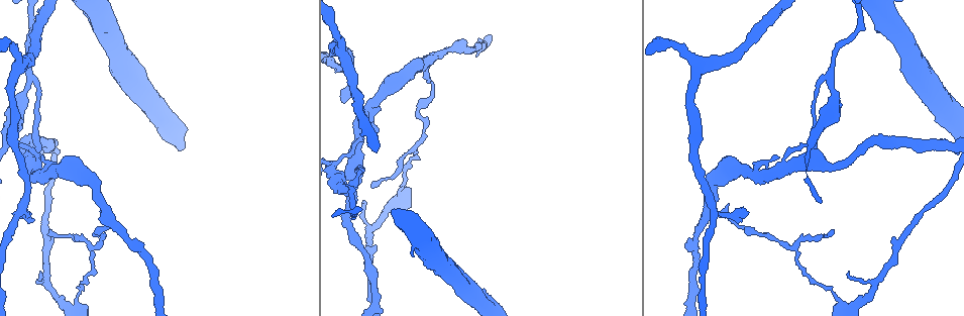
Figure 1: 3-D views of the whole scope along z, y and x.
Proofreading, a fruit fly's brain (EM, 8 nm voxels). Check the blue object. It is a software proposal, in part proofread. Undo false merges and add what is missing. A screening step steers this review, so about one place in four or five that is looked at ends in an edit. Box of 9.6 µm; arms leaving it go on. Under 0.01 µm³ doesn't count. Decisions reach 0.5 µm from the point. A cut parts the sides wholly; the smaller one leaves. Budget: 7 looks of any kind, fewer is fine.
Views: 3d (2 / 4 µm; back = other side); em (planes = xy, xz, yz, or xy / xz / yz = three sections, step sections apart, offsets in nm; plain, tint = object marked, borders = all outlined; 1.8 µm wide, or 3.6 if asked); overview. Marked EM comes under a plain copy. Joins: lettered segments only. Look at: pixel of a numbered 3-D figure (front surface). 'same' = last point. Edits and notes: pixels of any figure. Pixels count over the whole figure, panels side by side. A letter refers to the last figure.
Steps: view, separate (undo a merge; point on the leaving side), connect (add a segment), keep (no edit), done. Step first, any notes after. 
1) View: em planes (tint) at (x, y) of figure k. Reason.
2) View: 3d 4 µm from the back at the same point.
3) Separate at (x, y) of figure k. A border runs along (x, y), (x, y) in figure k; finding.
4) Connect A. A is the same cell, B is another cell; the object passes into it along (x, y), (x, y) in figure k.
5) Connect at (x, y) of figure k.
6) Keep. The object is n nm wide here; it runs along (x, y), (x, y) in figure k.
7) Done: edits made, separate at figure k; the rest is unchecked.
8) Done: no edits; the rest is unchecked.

View: 3d 2 µm at (344, 102) of figure 1.

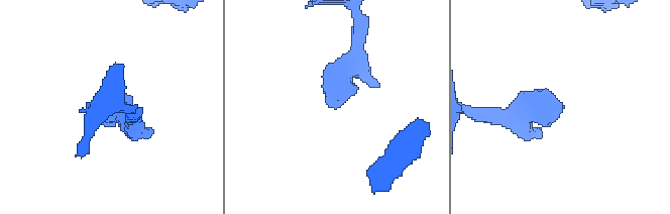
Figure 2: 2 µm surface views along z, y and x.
View: em yz step 16 (tint) at (564, 106) of figure 2. Need the tissue.

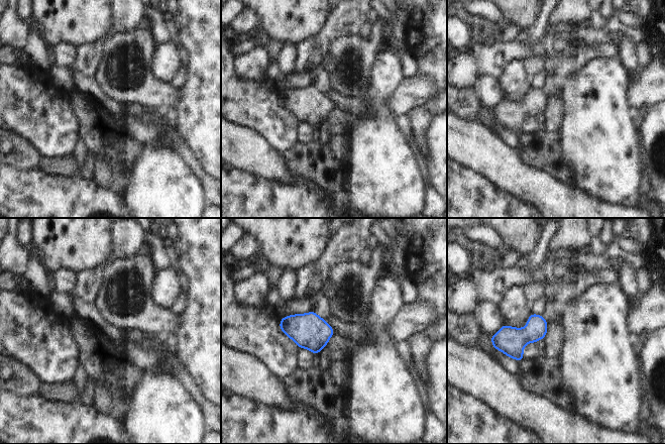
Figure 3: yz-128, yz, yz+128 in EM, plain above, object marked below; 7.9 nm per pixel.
View: em yz step 16 (borders) at the same point.

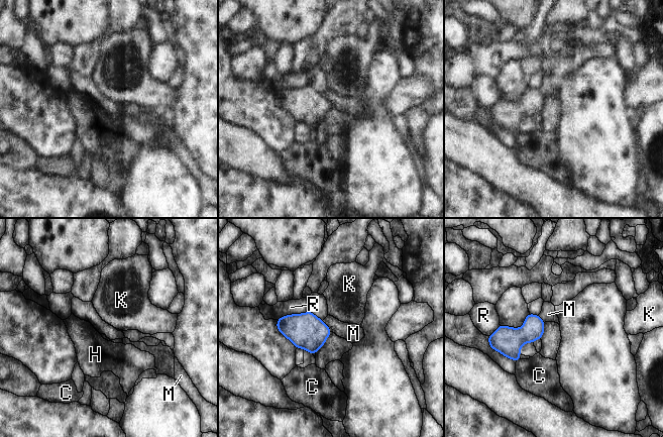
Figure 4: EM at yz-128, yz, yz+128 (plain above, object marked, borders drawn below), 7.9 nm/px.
Keep. C, H, K, M and R are other cells; no lettered segment goes on from it.

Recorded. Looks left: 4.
View: 3d 4 µm at (371, 185) of figure 1. An open end.

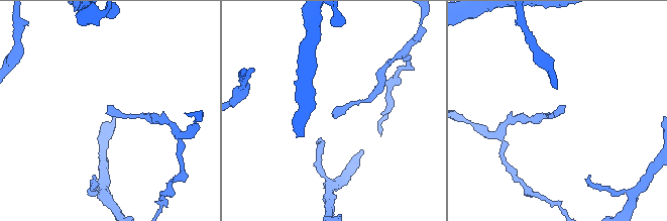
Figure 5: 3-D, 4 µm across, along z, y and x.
View: em 3.6 µm xz step 8 (tint) at (108, 114) of figure 5. Need the tissue.

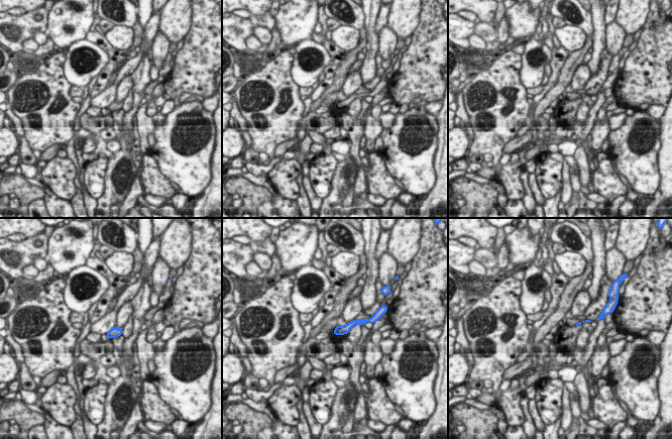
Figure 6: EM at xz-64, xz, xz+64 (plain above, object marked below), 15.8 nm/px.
View: em 3.6 µm planes (borders) at the same point. Cut it another way.

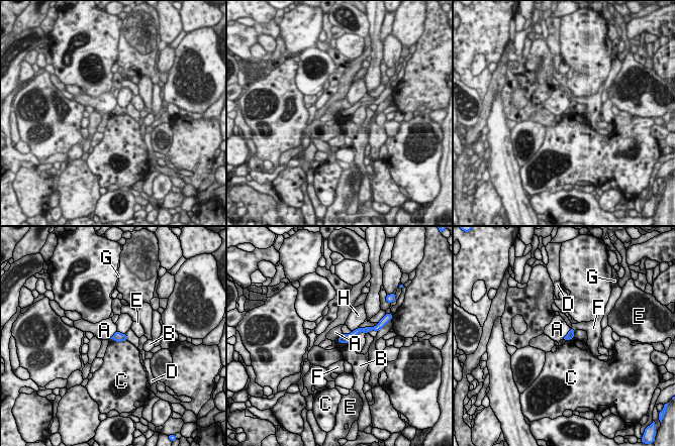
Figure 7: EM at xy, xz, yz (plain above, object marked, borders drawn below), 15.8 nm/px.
Keep. The longest contact is with A, 240 nm; A, B, C, D, E, F, G and H are other cells; a border runs along (351, 341), (338, 343) in figure 7; none of them fits.

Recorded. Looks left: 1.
Done: no edits; the rest is unchecked.

